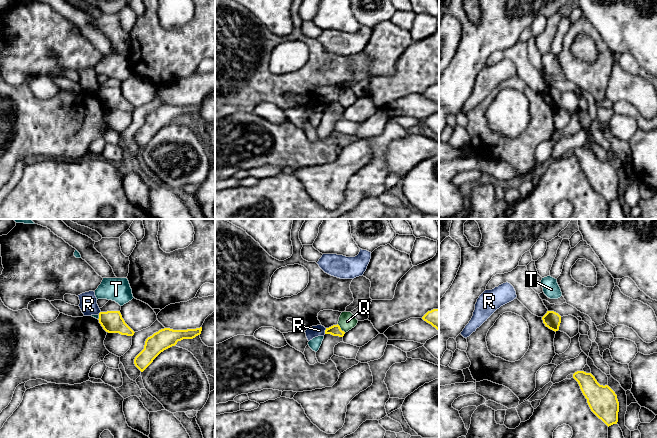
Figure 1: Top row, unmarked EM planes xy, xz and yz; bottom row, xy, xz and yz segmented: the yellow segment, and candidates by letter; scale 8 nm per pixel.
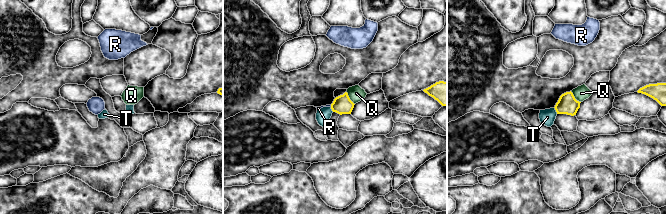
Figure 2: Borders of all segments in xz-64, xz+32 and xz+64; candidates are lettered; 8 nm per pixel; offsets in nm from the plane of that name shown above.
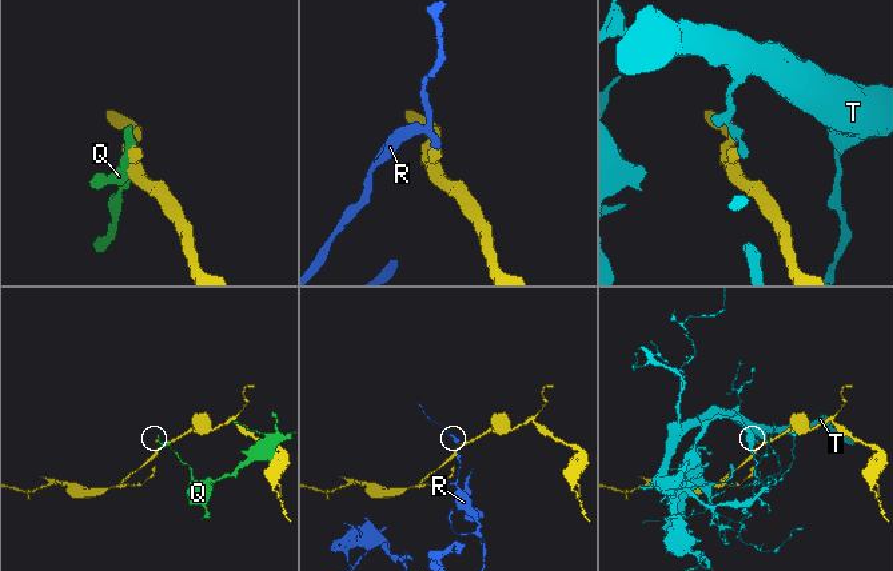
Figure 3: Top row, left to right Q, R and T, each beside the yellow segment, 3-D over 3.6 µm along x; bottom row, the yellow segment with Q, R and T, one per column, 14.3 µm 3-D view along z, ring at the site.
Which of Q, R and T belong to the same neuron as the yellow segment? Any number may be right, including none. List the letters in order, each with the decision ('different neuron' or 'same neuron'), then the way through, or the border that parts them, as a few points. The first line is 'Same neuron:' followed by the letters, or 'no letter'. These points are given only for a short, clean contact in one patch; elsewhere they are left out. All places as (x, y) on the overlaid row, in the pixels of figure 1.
Same neuron: no letter
Q: different neuron
R: different neuron; border along xz (326, 328), (324, 333)
T: different neuron; border along xy (99, 315), (98, 319)

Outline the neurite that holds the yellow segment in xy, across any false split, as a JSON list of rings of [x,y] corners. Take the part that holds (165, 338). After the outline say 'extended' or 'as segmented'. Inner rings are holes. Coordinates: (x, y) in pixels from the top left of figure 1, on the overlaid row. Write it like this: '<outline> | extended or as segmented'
[[[202,327],[187,330],[173,330],[164,328],[148,337],[144,349],[135,357],[135,366],[143,372],[153,360],[164,350],[175,346],[183,339],[193,339],[200,335]]] | as segmented

